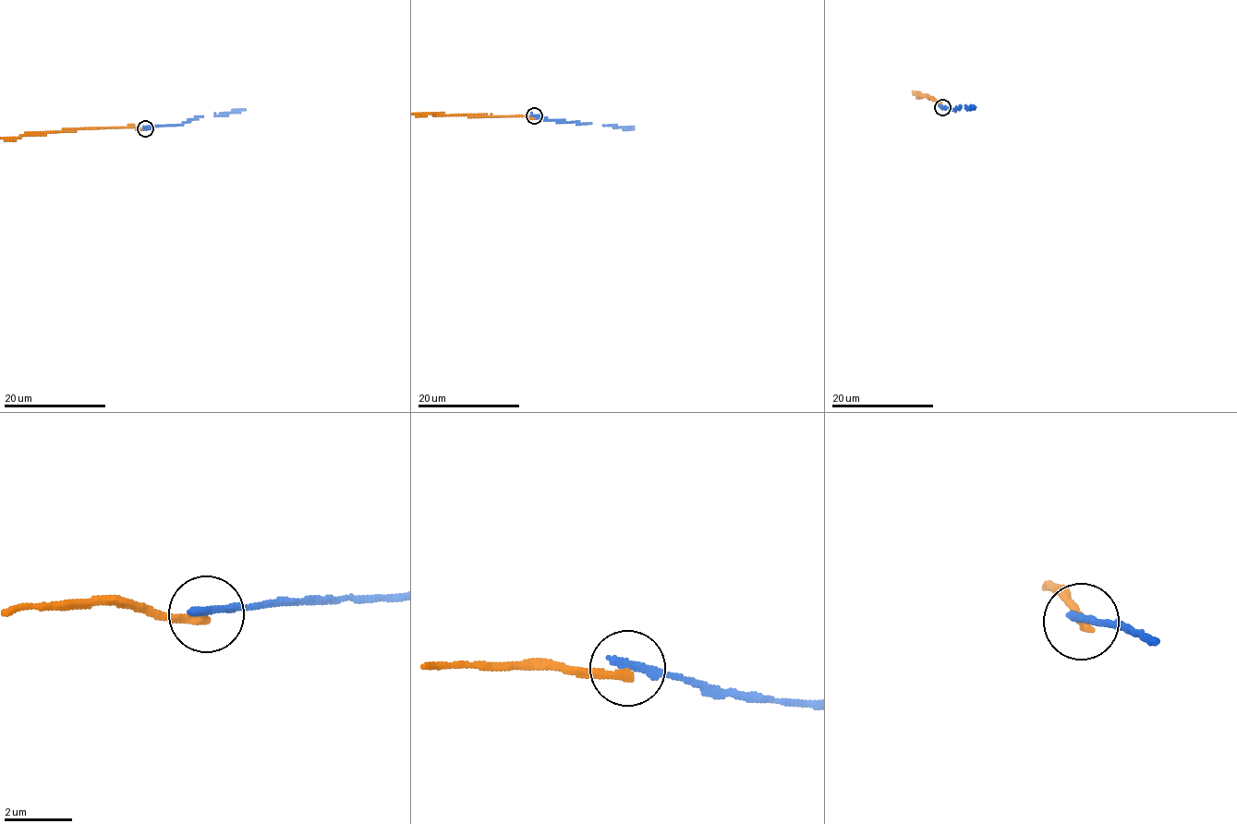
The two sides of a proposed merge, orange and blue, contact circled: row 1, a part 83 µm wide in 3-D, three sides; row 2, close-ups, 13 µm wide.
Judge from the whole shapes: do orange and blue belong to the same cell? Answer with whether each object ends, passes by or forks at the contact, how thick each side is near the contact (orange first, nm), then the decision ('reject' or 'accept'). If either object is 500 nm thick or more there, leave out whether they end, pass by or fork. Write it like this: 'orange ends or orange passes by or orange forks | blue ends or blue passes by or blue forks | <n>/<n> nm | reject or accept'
orange ends | blue ends | 240/280 nm | reject

